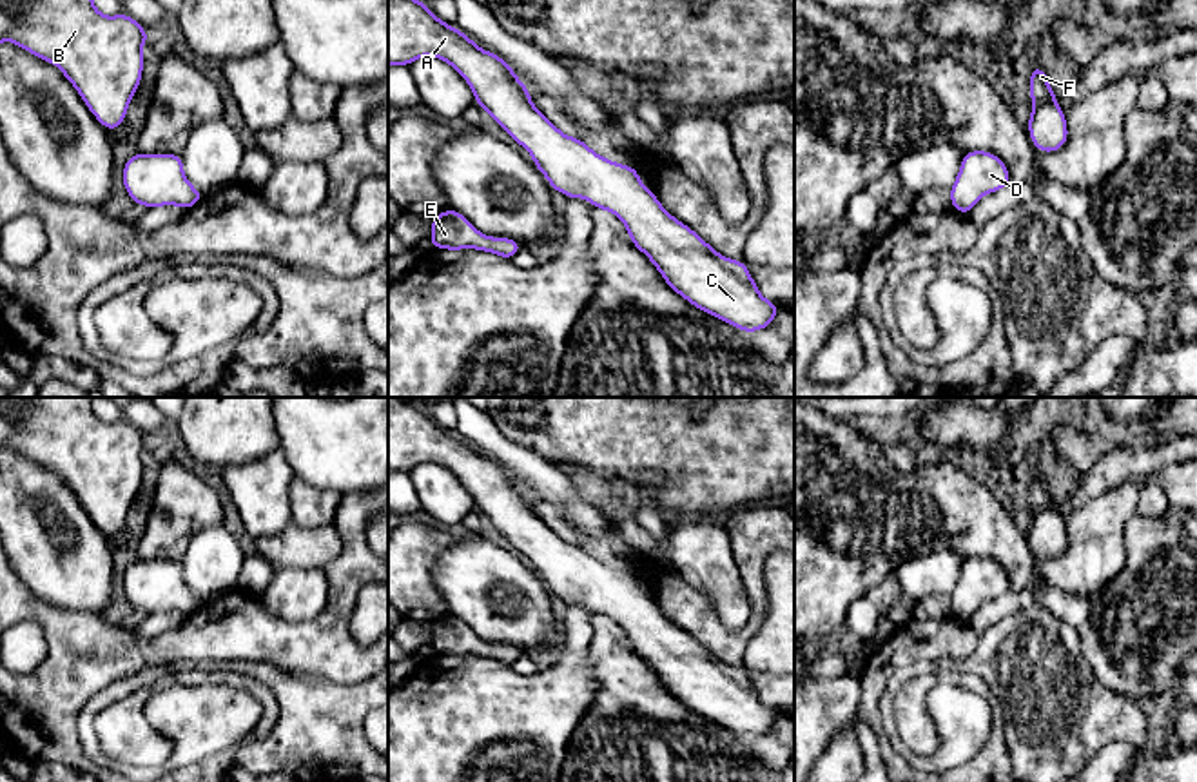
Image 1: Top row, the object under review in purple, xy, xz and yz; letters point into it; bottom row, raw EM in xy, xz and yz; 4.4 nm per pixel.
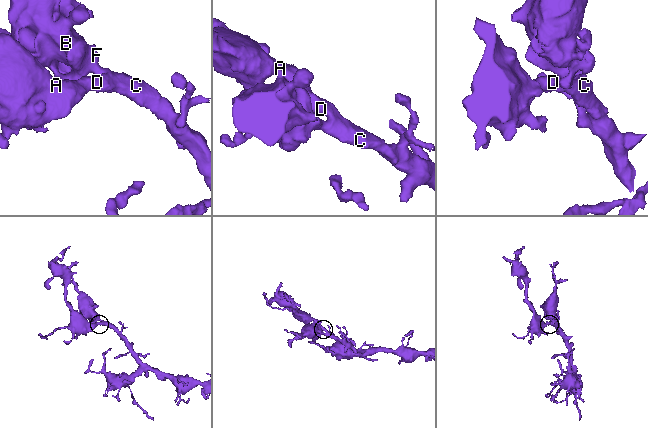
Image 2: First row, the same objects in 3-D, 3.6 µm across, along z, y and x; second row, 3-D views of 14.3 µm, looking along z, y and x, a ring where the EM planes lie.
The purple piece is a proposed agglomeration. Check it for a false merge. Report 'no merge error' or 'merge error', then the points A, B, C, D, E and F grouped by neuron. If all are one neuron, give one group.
no merge error; A B C D E F

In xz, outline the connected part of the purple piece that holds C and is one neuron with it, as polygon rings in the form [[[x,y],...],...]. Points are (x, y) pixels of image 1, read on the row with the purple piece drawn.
[[[388,0],[388,65],[421,56],[450,64],[472,87],[475,103],[522,145],[553,191],[617,214],[633,245],[693,307],[738,330],[771,327],[782,308],[767,301],[744,261],[729,259],[673,218],[640,181],[638,171],[566,136],[533,103],[506,60],[475,45],[417,0]]]

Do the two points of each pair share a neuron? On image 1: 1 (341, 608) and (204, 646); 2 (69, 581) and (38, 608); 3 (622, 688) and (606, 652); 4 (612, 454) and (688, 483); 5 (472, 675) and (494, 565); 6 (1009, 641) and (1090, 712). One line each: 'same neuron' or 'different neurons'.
1: same neuron
2: different neurons
3: same neuron
4: same neuron
5: different neurons
6: same neuron

